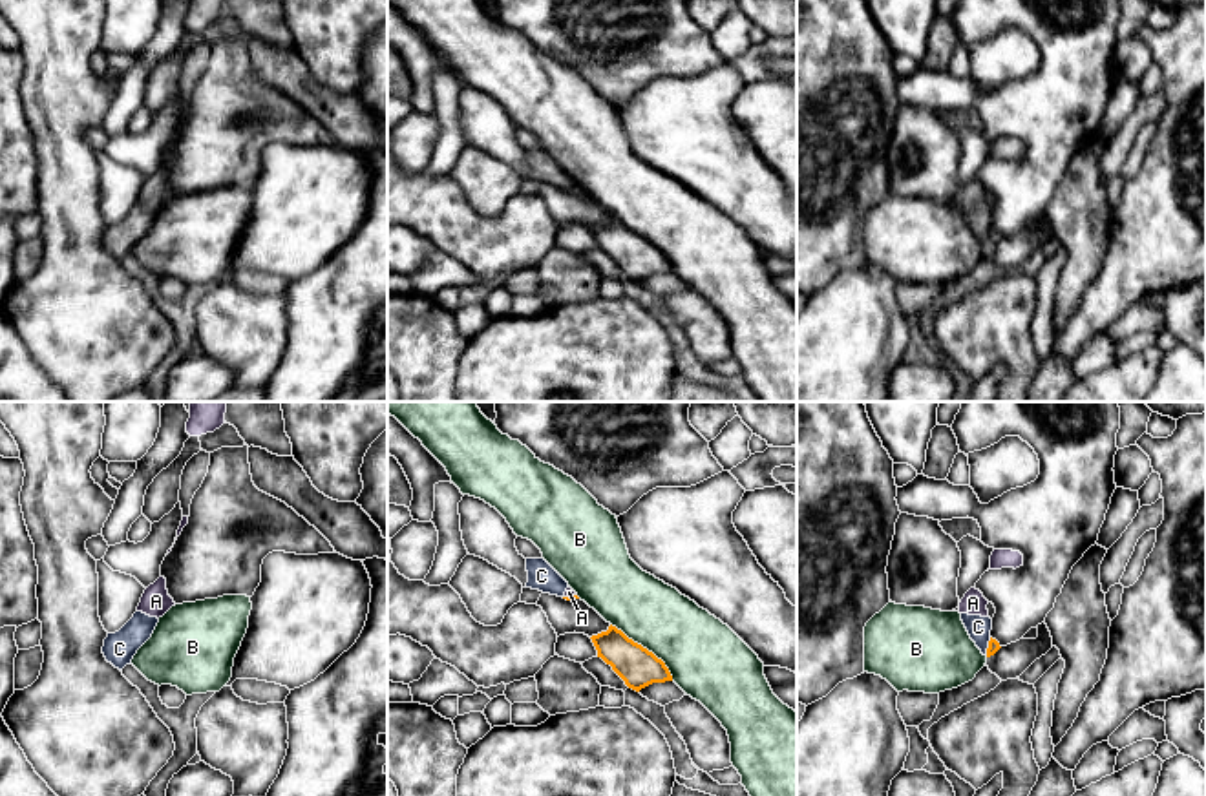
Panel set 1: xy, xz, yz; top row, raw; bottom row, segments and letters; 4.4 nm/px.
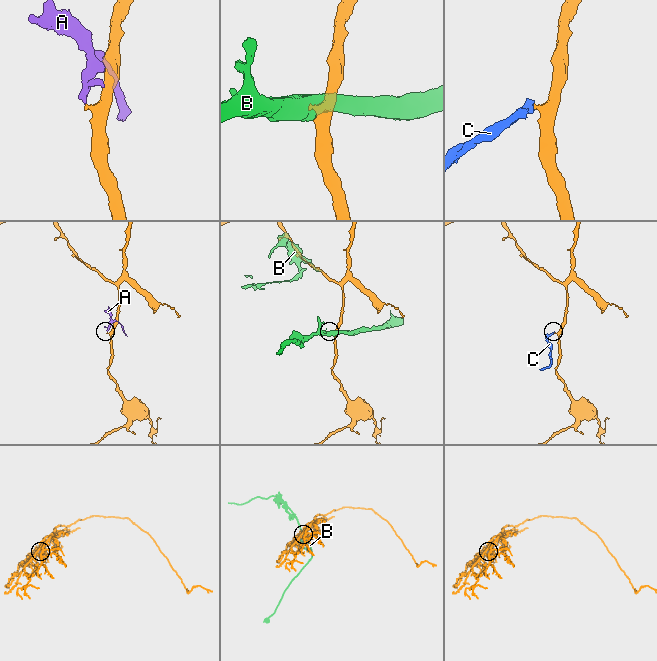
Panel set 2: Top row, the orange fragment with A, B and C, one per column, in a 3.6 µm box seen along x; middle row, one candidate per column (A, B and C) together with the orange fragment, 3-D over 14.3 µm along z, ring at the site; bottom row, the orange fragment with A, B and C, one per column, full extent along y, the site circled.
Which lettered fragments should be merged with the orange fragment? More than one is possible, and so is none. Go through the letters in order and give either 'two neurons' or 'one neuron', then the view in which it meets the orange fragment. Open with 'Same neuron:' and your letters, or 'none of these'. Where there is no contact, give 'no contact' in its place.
Same neuron: none of these
A: two neurons | xz
B: two neurons | xz
C: two neurons | yz

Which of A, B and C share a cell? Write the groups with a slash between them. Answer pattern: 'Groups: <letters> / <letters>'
Groups: A C / B

